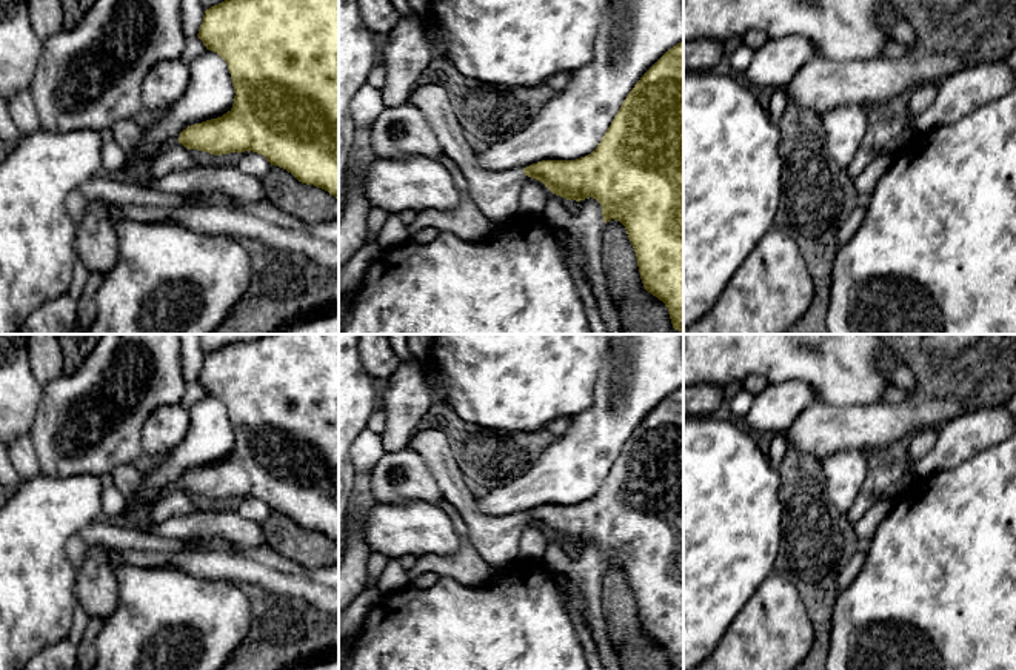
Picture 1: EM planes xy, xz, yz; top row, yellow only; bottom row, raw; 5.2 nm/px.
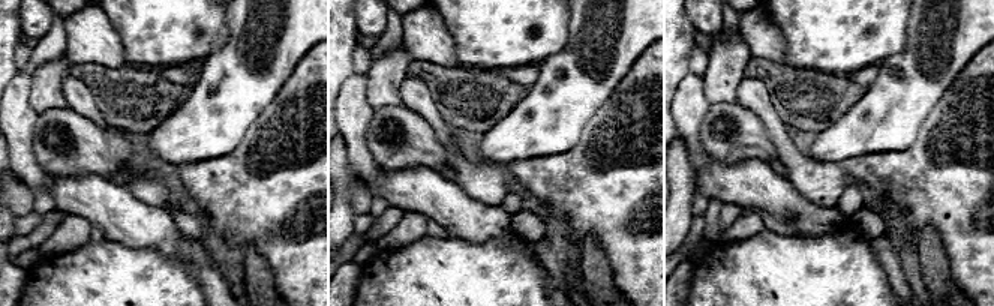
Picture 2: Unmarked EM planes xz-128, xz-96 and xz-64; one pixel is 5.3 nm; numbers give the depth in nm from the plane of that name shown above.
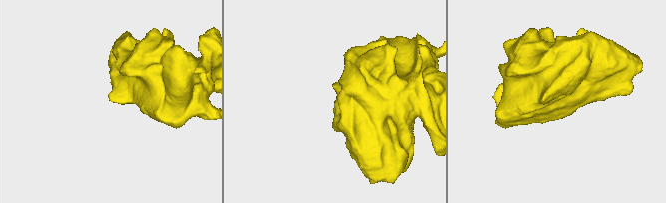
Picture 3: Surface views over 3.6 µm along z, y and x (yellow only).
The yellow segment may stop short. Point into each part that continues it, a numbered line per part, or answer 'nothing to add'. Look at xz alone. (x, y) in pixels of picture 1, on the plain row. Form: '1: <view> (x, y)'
1: xz (496, 538)

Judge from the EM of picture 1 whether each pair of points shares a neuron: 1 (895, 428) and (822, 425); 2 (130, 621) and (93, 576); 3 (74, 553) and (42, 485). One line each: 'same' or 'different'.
1: same
2: different
3: different

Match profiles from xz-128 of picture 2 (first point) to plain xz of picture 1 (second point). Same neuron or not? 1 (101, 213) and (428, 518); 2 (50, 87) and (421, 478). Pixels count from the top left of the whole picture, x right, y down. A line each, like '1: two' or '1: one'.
1: one
2: two

